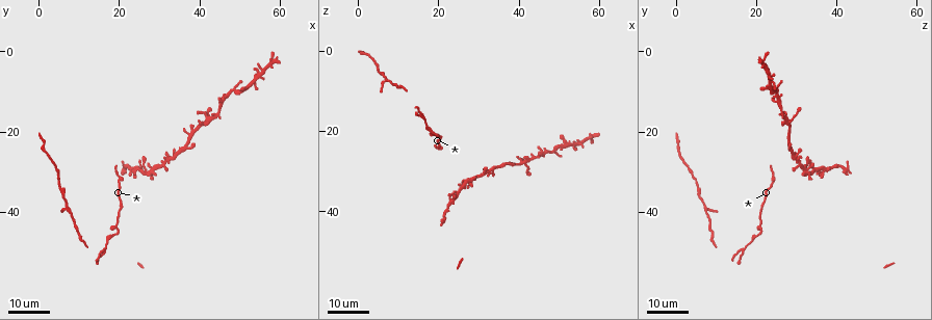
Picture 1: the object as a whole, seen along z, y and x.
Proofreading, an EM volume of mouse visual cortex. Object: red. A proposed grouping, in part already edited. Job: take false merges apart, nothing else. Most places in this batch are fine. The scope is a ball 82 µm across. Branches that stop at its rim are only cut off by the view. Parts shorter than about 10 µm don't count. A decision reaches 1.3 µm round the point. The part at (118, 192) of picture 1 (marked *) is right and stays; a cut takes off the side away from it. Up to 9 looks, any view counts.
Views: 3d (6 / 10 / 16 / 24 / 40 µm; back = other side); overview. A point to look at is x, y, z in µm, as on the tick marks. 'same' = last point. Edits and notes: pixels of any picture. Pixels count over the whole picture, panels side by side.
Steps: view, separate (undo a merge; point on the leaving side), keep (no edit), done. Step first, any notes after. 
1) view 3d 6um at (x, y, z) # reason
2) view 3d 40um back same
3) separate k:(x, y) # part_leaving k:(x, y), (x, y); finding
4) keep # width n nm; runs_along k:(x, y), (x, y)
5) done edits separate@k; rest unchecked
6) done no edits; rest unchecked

view 3d 24um at (17.0, 46.5, 19.0) # sudden change in width

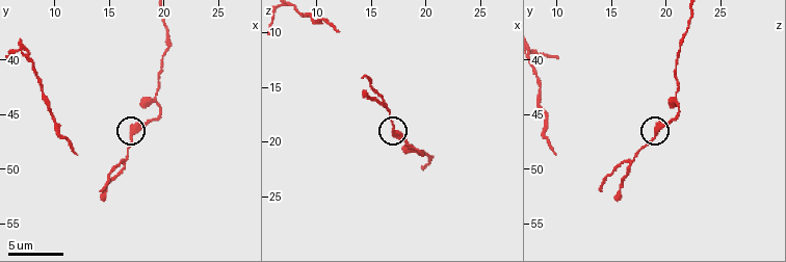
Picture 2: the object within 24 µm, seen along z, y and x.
view 3d 6um at (17.2, 47.0, 19.2)

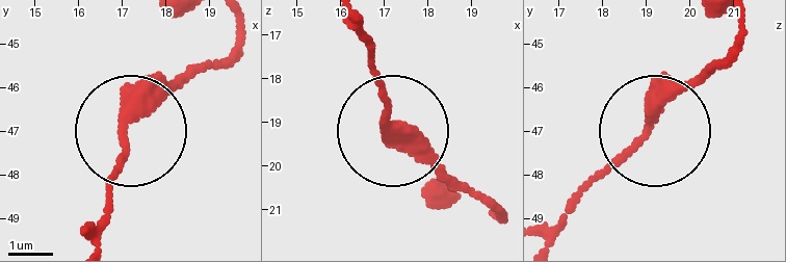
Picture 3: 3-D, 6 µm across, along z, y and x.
keep # runs_along 3:(236, 18), (229, 51), (184, 74), (139, 119), (106, 204); continuous, no second cell

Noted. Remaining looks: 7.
view 3d 24um at (20.0, 32.5, 24.5) # thick turns thin

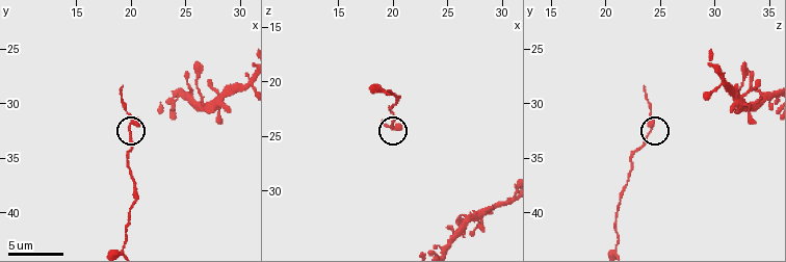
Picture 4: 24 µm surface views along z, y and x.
view 3d 6um same # zoom in

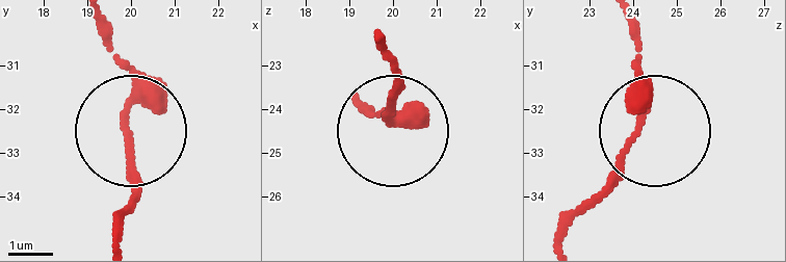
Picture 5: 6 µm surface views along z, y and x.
keep # width 340 nm; runs_along 5:(118, 244), (129, 81), (107, 18); one cell here

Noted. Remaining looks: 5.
view 3d 6um at (26.8, 30.4, 32.8) # four or more arms meet

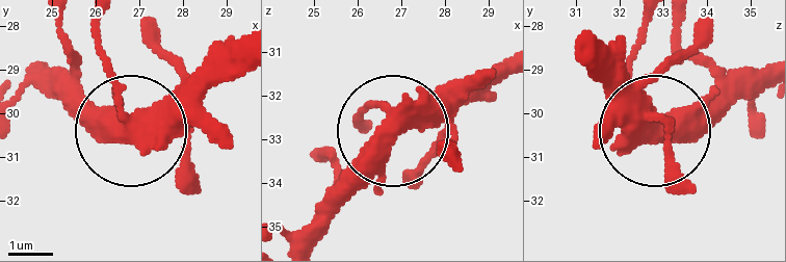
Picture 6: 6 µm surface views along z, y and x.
keep # width 460 nm; continuous, no second cell

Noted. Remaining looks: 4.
view 3d 16um at (21.5, 30.0, 42.0) # thin arm on a thick one

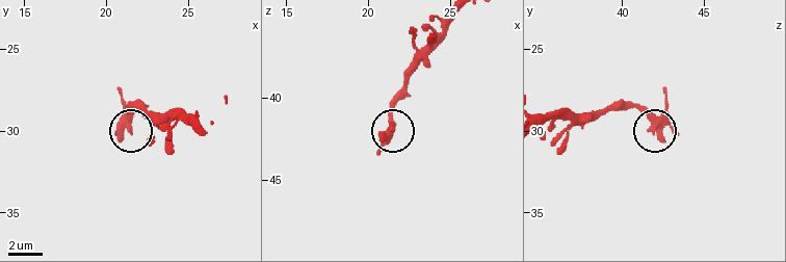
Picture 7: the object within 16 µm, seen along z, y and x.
view 3d 10um at (21.1, 29.3, 42.3) # zoom in

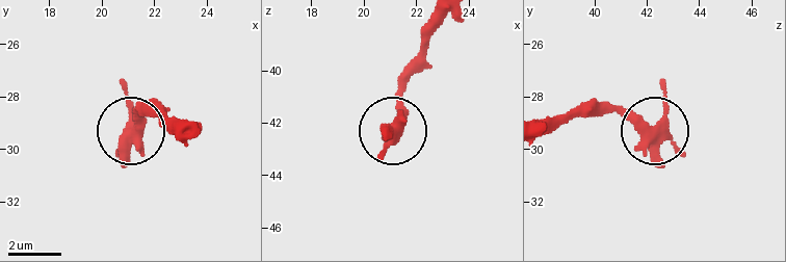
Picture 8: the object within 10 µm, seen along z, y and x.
keep # width 420 nm; one cell here

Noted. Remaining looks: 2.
done no edits; rest unchecked

